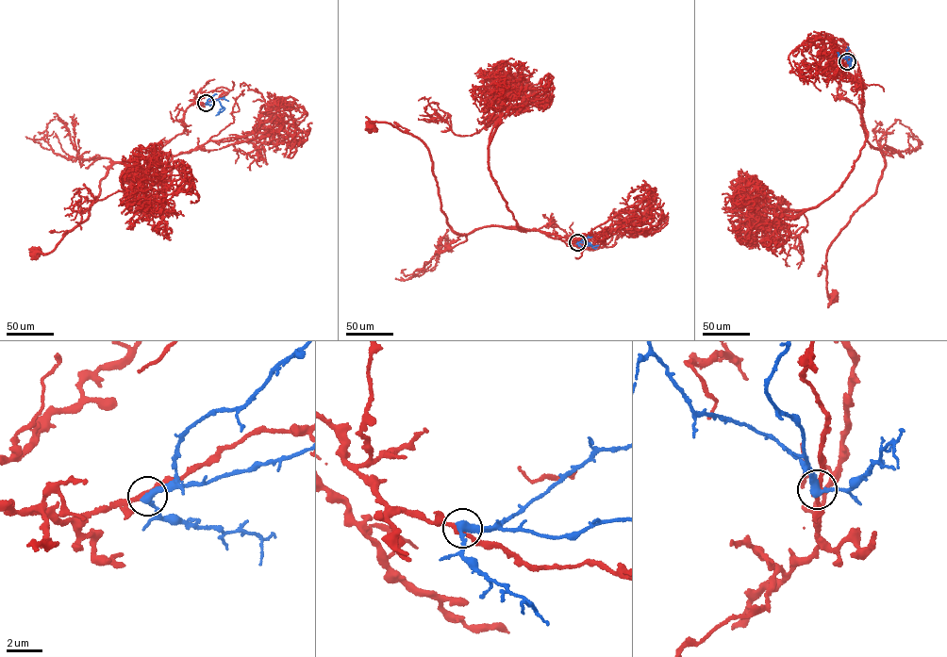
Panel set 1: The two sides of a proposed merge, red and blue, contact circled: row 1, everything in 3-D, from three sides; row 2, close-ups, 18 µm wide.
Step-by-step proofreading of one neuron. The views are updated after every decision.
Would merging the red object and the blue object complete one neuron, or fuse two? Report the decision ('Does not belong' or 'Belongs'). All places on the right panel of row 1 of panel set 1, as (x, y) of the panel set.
Does not belong

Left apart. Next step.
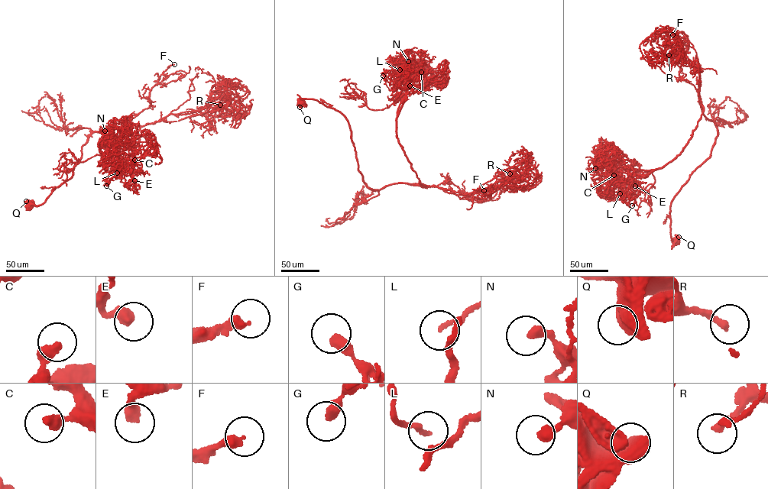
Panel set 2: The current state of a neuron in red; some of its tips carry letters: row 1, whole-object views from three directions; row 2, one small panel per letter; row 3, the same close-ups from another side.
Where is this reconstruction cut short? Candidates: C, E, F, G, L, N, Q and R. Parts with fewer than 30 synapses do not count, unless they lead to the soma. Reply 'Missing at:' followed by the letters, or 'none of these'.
Missing at: none of these

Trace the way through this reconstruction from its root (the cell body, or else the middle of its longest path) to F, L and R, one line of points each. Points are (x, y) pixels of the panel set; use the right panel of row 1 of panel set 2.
F: (675, 241), (672, 202), (710, 156), (717, 134), (695, 85), (679, 76), (685, 41), (672, 34)
L: (675, 241), (672, 202), (717, 134), (701, 99), (703, 112), (679, 153), (622, 180), (620, 193)
R: (675, 241), (672, 202), (710, 156), (717, 134), (702, 111), (698, 72), (670, 61), (669, 55)

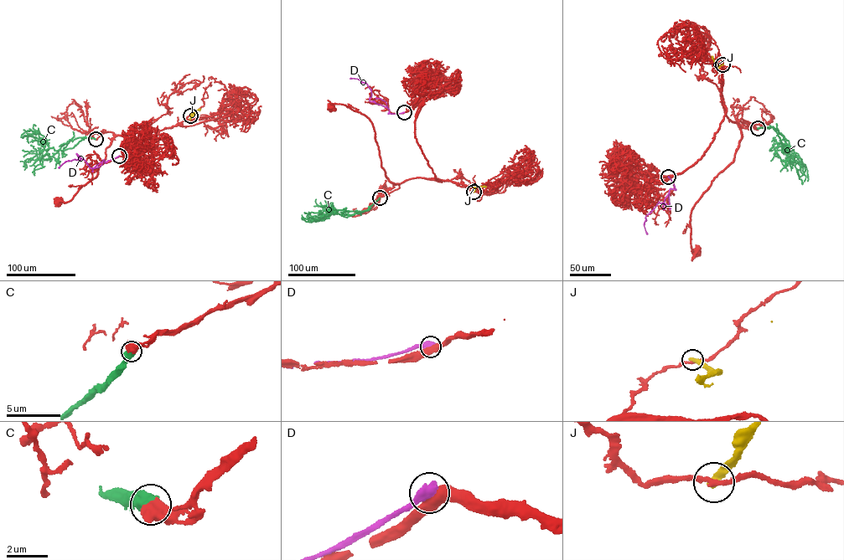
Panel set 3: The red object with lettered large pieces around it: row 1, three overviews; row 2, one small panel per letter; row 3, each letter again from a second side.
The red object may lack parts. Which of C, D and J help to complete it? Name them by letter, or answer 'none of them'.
C

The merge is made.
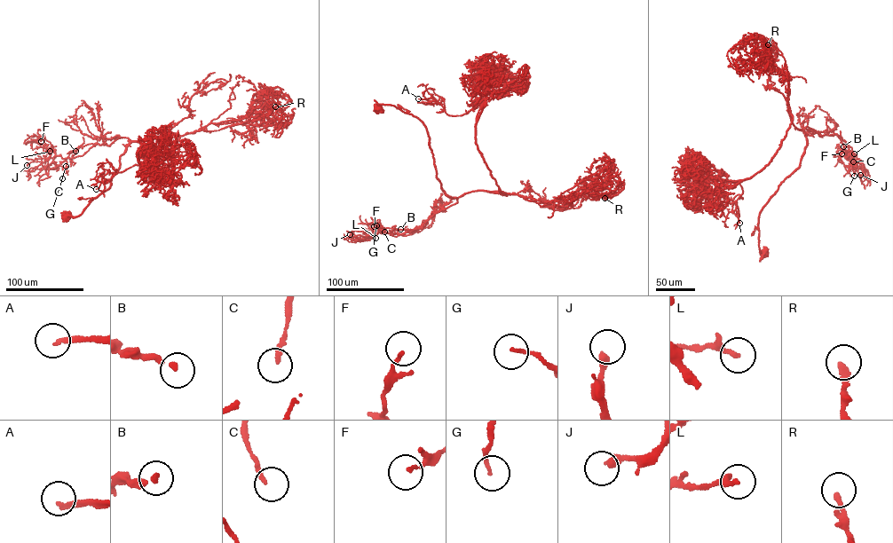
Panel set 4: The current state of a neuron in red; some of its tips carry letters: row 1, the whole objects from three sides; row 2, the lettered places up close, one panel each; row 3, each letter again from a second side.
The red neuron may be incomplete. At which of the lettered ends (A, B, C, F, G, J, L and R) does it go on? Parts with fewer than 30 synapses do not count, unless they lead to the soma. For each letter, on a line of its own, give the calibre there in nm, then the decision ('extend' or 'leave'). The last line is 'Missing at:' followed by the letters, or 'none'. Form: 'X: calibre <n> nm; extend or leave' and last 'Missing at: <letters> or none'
A: calibre 190 nm; extend
B: calibre 180 nm; leave
C: calibre 190 nm; leave
F: calibre 130 nm; leave
G: calibre 120 nm; leave
J: calibre 300 nm; leave
L: calibre 160 nm; leave
R: calibre 240 nm; extend
Missing at: A, R

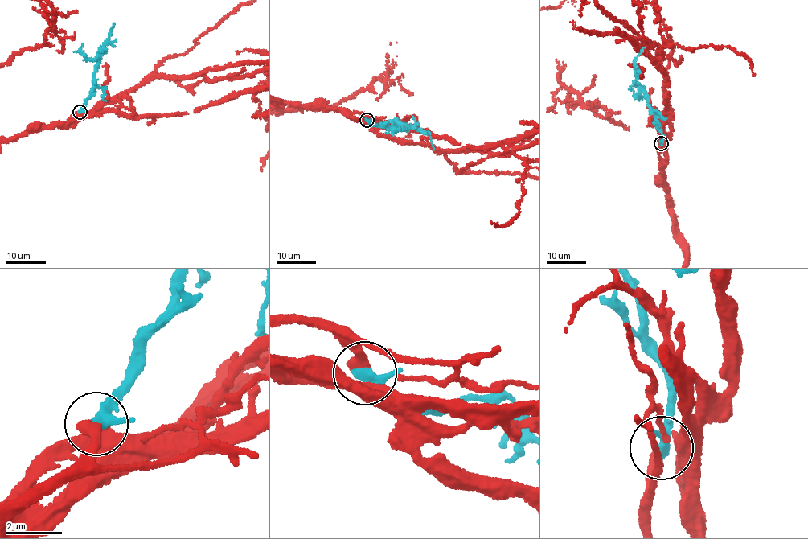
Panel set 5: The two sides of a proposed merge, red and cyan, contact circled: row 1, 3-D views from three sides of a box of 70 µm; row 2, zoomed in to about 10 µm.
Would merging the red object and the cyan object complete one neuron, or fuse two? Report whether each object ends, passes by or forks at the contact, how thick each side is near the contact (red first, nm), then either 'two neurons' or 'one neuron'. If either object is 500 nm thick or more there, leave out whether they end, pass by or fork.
red passes by | cyan passes by | 280/340 nm | one neuron

